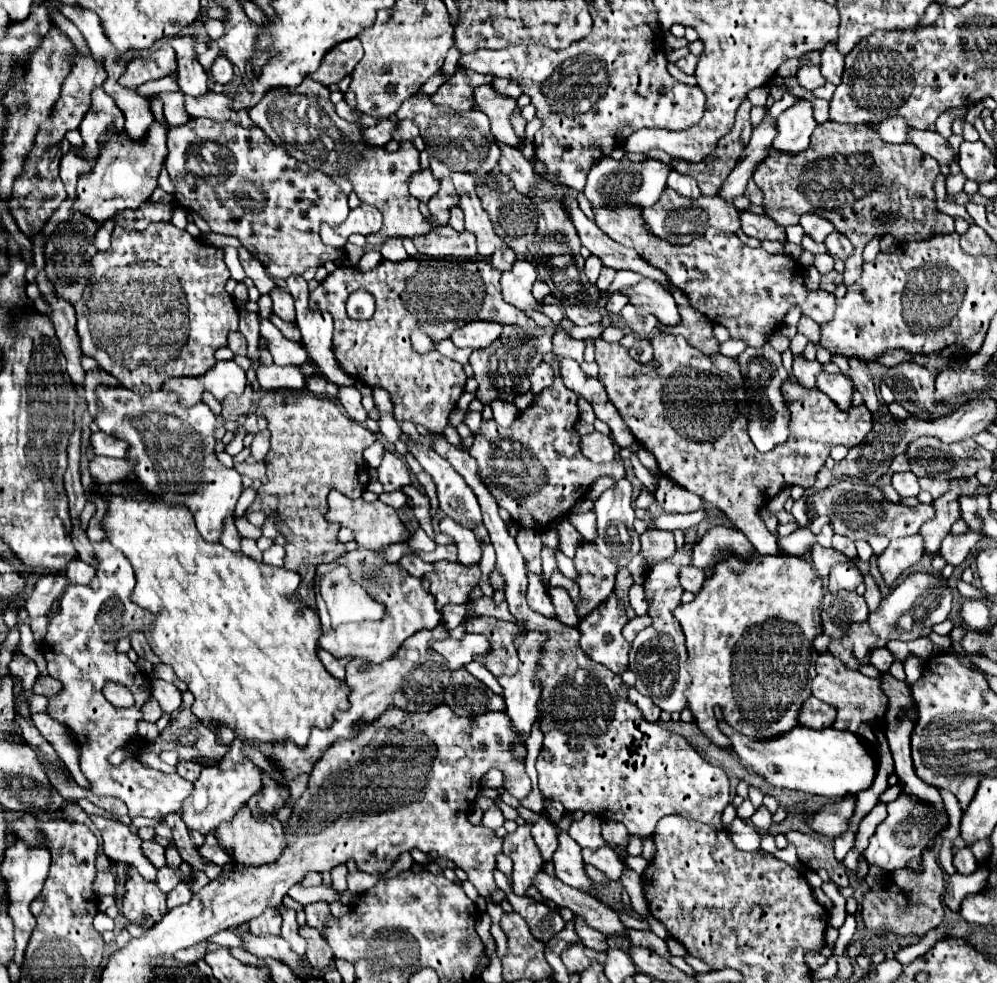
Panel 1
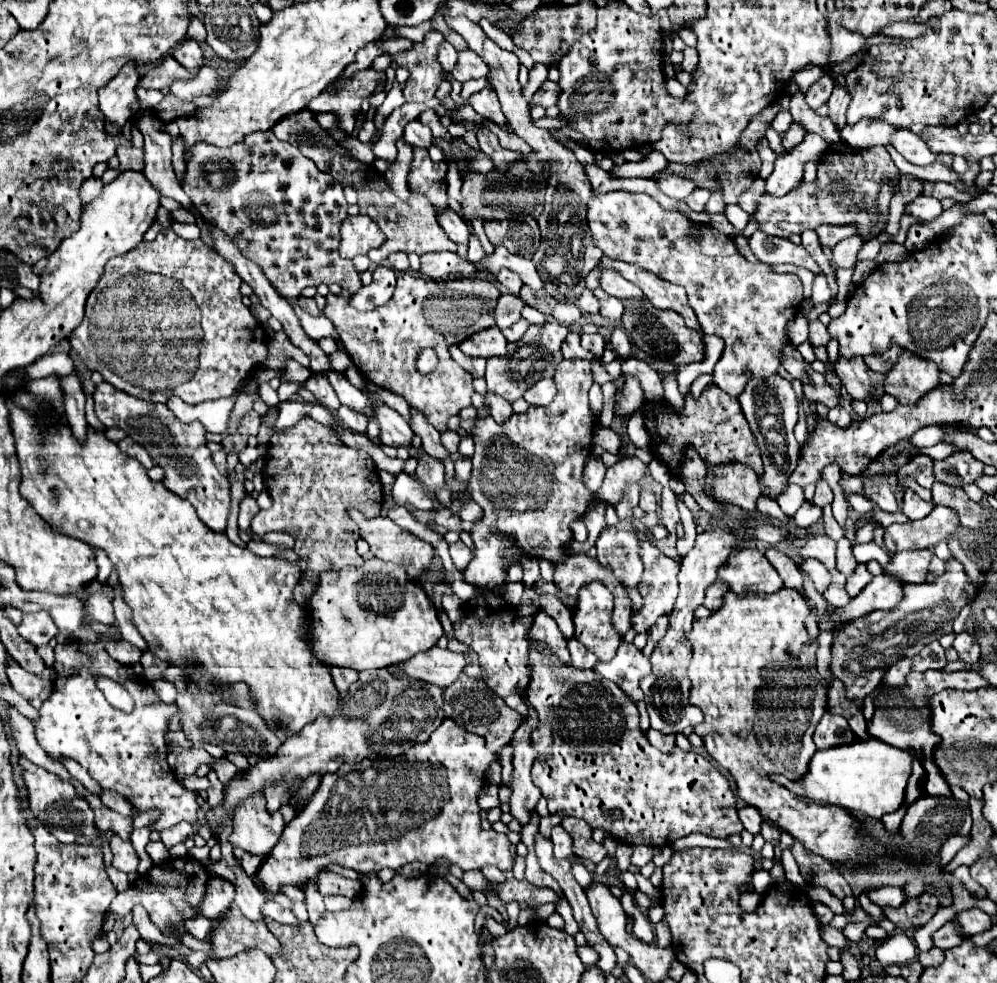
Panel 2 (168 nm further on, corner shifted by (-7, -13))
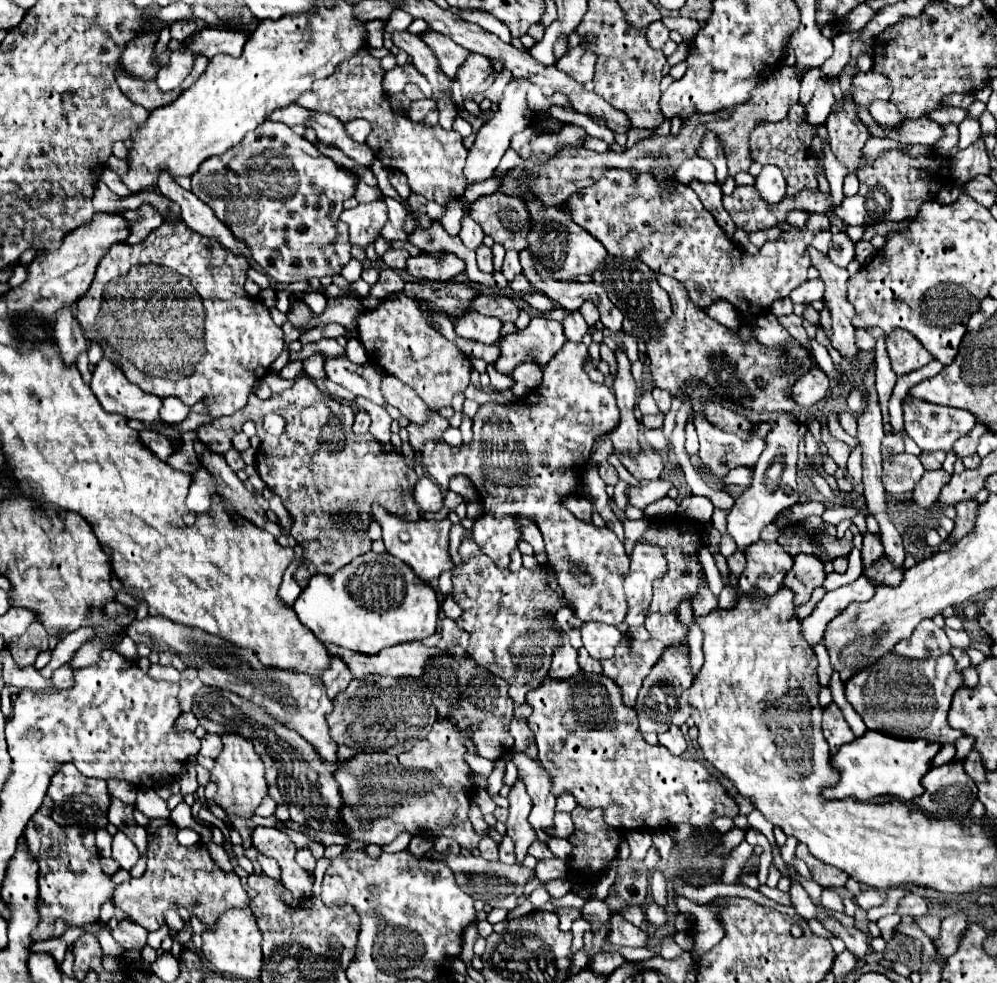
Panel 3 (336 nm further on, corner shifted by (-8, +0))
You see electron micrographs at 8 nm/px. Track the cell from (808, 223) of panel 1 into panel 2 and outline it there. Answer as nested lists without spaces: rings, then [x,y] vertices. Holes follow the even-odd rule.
[[[819,226],[817,236],[823,248],[833,248],[843,238],[849,238],[855,234],[855,226]]]

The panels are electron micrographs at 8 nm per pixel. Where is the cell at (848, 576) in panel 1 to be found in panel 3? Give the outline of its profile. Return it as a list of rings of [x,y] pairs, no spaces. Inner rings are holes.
[[[864,533],[862,563],[864,563],[864,565],[872,565],[872,563],[878,561],[880,557],[884,557],[884,549],[882,549],[882,541],[880,541],[878,533]]]

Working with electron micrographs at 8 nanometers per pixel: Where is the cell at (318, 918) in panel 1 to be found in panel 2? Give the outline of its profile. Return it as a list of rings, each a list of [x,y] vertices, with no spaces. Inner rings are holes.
[[[309,884],[309,888],[303,890],[305,892],[305,904],[307,904],[307,912],[309,912],[309,922],[315,926],[317,920],[321,918],[321,914],[325,914],[325,904],[321,894],[317,892],[317,884]]]

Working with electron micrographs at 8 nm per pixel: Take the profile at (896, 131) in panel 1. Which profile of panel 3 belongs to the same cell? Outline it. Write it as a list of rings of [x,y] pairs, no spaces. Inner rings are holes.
[[[868,71],[868,73],[858,73],[852,79],[854,85],[854,99],[862,105],[868,107],[874,99],[888,99],[890,97],[890,81],[882,77],[880,73]]]

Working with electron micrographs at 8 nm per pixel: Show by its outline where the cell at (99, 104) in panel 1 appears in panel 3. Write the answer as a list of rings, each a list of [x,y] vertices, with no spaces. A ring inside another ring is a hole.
[[[138,33],[130,45],[126,45],[126,53],[122,53],[122,67],[126,73],[150,81],[158,73],[158,65],[154,61],[154,51],[158,43],[158,33]]]

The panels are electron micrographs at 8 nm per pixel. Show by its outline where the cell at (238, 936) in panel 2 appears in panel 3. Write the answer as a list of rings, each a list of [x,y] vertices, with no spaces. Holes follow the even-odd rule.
[[[150,819],[146,825],[150,845],[148,845],[148,867],[140,879],[130,879],[122,883],[112,897],[112,903],[132,917],[138,925],[148,931],[156,931],[164,925],[164,913],[176,909],[178,905],[194,913],[206,927],[214,927],[216,919],[230,907],[246,907],[250,897],[246,895],[238,875],[224,873],[210,859],[204,843],[194,847],[184,847],[176,841],[178,827],[170,819]]]

